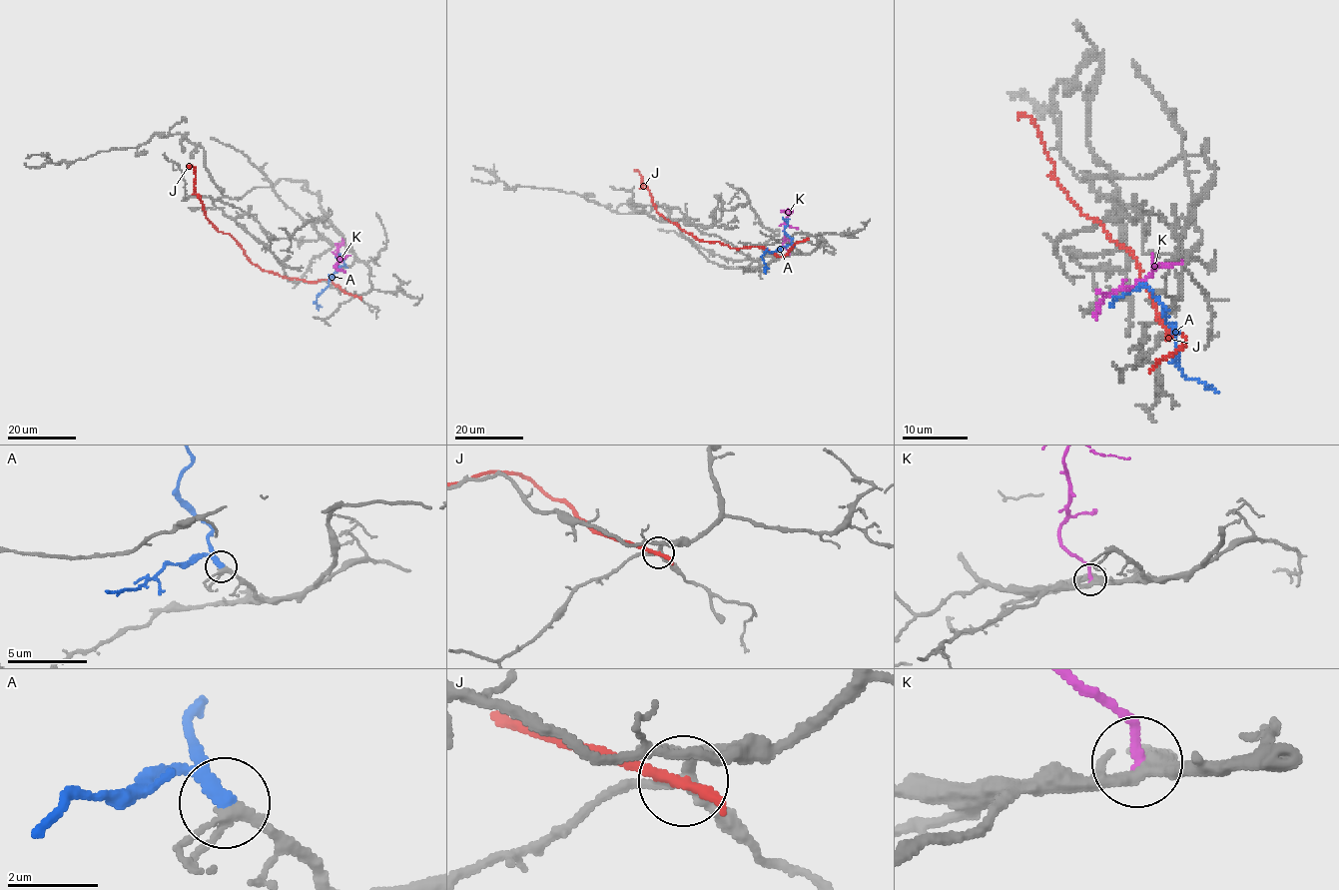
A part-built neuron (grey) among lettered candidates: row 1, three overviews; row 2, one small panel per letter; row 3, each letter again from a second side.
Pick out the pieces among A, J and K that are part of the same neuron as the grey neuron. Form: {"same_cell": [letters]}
{"same_cell": ["A"]}

